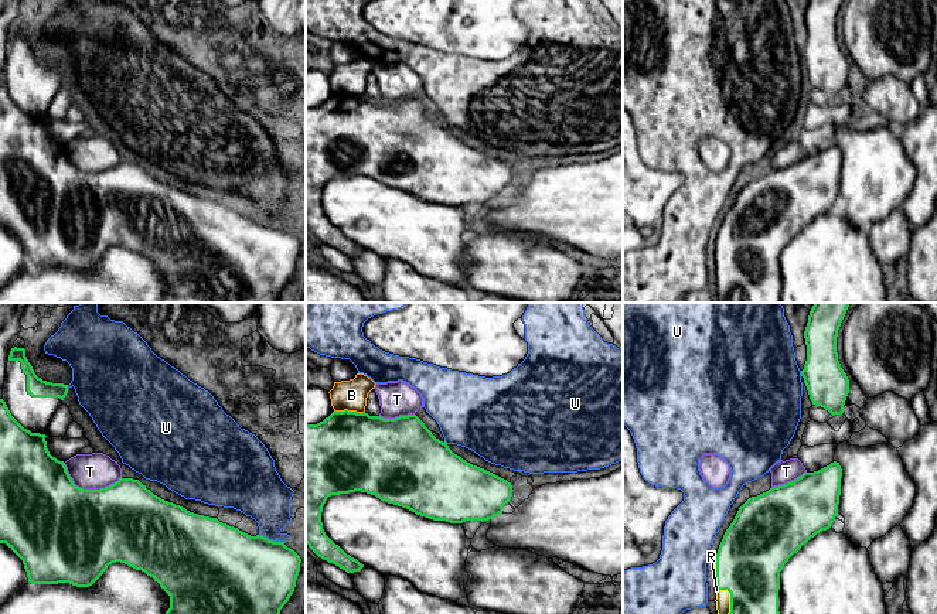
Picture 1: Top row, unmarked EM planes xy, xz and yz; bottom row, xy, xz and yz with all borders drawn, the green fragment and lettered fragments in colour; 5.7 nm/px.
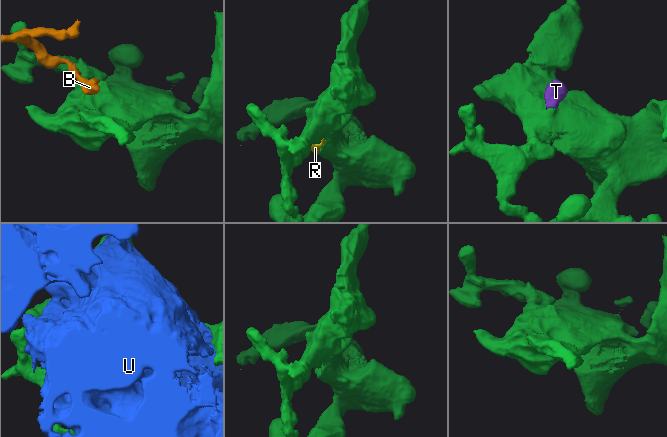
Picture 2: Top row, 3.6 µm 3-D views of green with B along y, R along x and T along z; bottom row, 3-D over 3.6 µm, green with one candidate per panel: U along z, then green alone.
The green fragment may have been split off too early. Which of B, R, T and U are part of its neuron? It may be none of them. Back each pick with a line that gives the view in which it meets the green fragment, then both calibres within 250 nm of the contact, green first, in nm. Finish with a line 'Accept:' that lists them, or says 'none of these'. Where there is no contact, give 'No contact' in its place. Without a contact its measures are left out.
R: Touches green in yz. Thickness 380 nm (green) against 80 nm
T: Touches green in xy. Thickness 500 nm (green) against 200 nm
Accept: R, T

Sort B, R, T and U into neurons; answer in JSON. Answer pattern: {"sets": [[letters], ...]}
{"sets": [["B"], ["R", "T"], ["U"]]}

